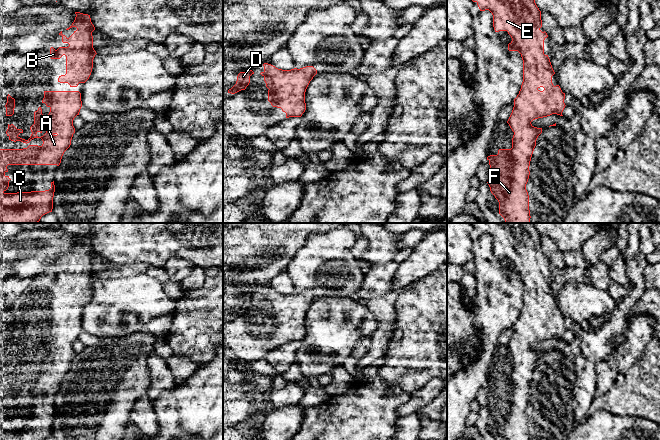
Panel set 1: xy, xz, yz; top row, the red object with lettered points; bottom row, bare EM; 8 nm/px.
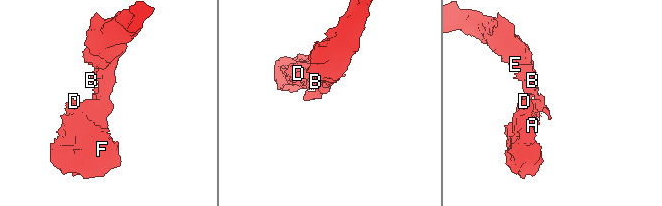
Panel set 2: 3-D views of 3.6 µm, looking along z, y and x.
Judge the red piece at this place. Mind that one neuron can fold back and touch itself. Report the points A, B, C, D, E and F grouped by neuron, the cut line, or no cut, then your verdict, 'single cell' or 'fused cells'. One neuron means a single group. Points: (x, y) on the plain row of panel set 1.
A B C D E F | no cut | single cell

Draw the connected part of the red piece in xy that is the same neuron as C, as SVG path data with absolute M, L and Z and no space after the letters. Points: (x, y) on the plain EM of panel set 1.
M44 315L42 327L50 332L48 339L42 338L41 331L34 336L34 348L30 351L32 356L28 364L20 362L18 359L23 357L22 353L17 353L13 348L8 348L6 355L9 364L29 367L34 362L41 362L43 368L29 369L23 373L0 373L0 440L43 440L53 433L53 421L55 416L54 405L51 412L45 415L6 417L9 411L8 389L57 389L61 387L64 376L70 371L75 352L74 342L79 339L82 331L81 317L79 315Z

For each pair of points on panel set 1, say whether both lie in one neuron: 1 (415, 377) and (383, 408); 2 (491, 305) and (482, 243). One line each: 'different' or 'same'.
1: different
2: same

